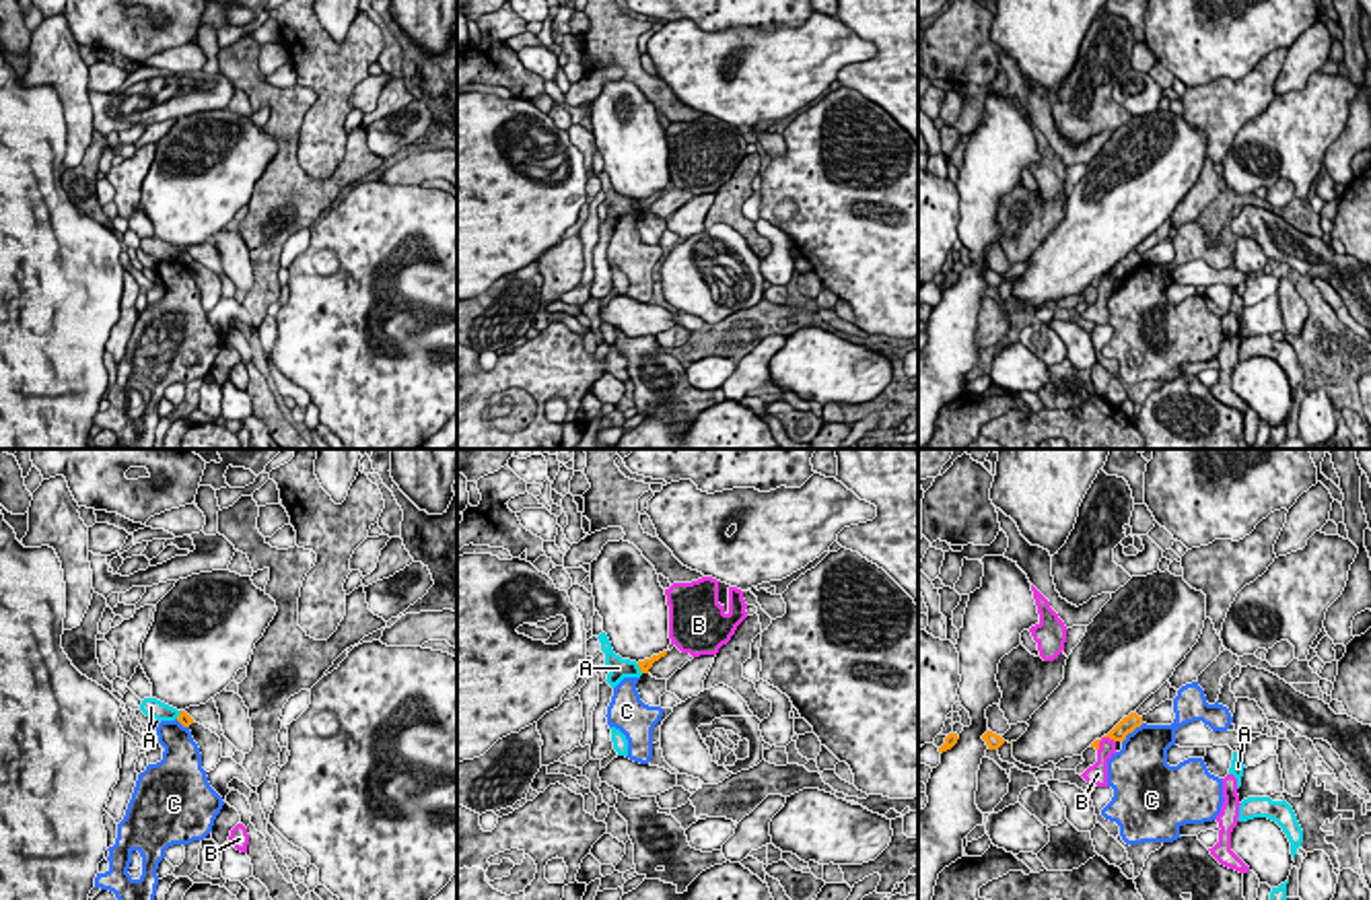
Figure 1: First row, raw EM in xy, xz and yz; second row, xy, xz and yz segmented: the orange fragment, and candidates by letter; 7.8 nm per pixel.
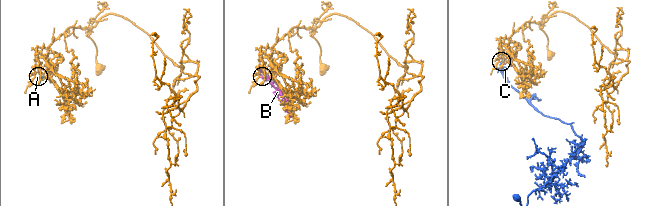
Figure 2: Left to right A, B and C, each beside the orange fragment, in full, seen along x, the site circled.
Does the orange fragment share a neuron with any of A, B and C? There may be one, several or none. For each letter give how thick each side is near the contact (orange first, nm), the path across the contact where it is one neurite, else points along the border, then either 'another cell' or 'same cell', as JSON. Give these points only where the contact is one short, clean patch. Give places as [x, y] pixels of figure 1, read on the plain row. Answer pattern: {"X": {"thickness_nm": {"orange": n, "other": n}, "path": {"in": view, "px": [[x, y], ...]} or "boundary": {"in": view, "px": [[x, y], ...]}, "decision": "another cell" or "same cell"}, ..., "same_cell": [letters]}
{"A": {"thickness_nm": {"orange": 90, "other": 160}, "boundary": {"in": "xz", "px": [[637, 202], [643, 211]]}, "decision": "another cell"}, "B": {"thickness_nm": {"orange": 130, "other": 140}, "decision": "another cell"}, "C": {"thickness_nm": {"orange": 130, "other": 380}, "decision": "another cell"}, "same_cell": []}

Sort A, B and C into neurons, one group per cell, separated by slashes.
A / B / C

